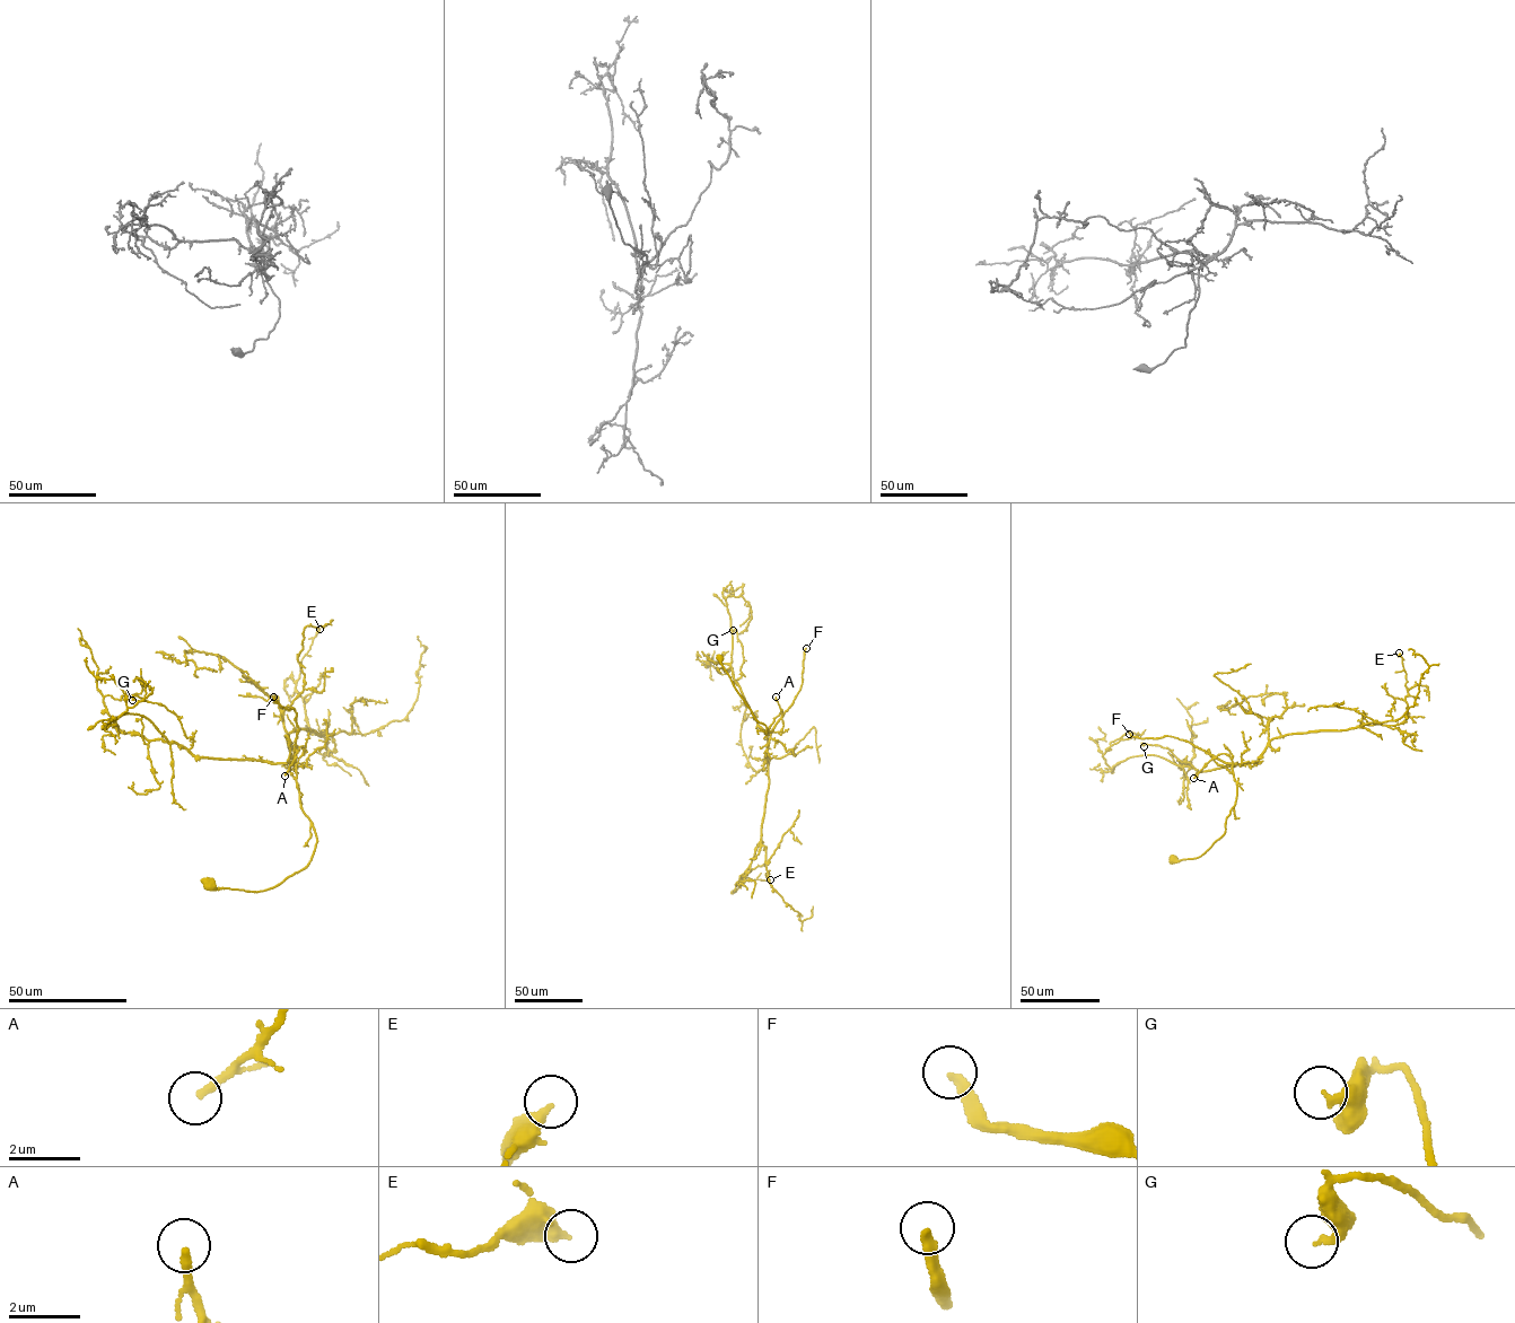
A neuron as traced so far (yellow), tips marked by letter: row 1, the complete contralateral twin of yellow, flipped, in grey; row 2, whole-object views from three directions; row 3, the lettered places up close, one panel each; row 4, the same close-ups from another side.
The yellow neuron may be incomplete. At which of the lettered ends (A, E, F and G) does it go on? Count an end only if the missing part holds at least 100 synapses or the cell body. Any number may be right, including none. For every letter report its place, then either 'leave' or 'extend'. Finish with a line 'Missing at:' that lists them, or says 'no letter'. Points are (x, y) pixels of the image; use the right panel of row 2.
A: at (1193, 778); leave
E: at (1399, 653); leave
F: at (1129, 734); extend
G: at (1144, 746); leave
Missing at: F

